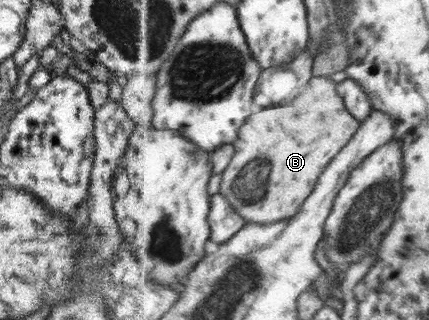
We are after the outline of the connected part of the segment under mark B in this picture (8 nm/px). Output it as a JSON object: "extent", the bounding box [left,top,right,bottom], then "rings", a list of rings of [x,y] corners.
{"extent":[221,76,363,223],"rings":[[[314,76],[312,82],[292,102],[284,107],[257,109],[240,130],[239,141],[233,143],[237,154],[223,173],[221,193],[252,223],[276,223],[300,213],[302,206],[319,185],[320,175],[344,151],[359,133],[363,123],[351,112],[347,100],[340,95],[340,85],[331,76]]]}

